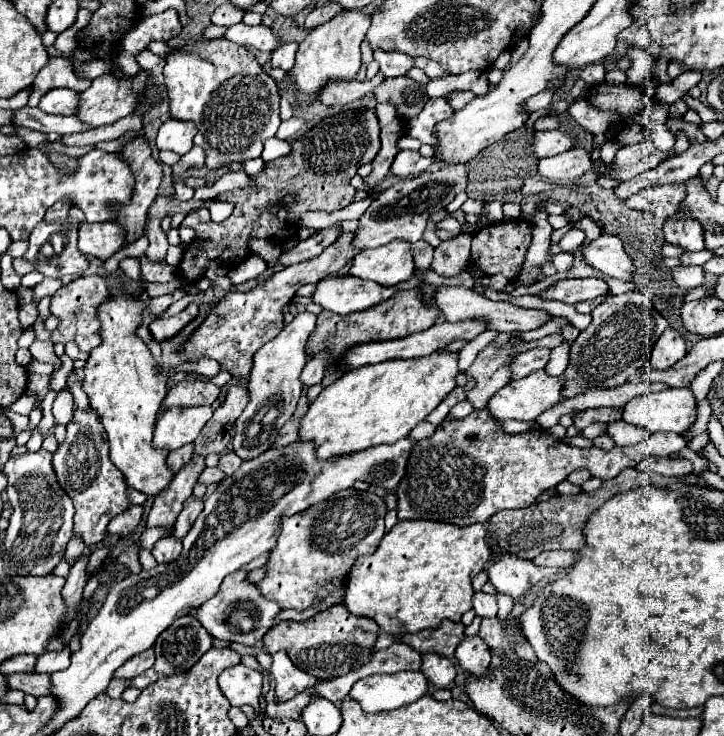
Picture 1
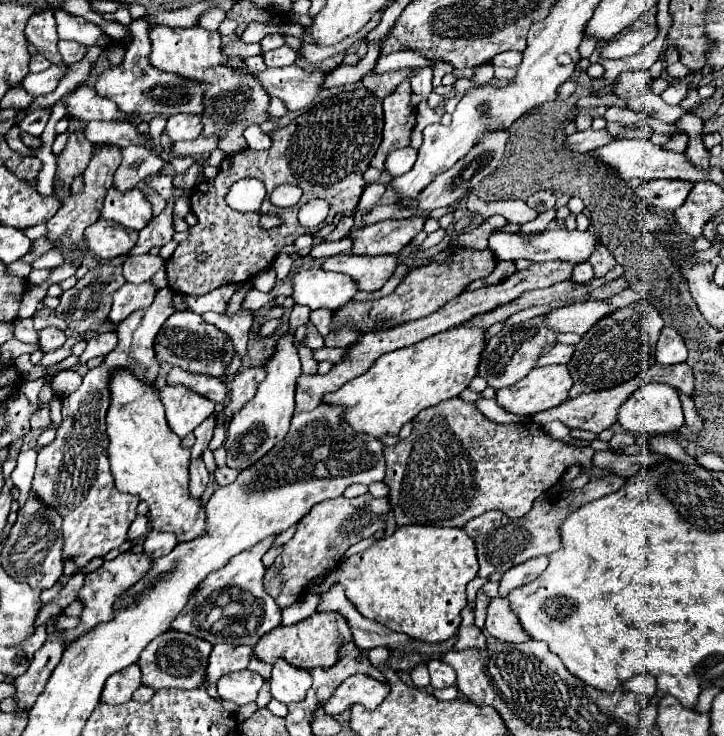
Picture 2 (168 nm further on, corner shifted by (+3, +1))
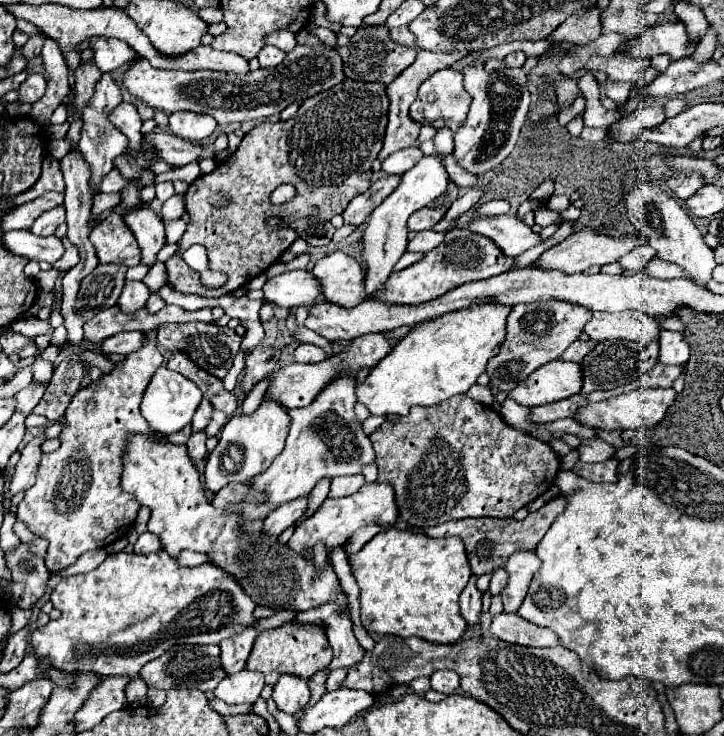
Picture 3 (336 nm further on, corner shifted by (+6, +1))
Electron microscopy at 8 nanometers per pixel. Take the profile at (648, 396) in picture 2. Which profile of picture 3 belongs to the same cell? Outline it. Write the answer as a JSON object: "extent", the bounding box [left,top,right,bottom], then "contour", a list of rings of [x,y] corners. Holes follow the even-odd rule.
{"extent":[577,388,675,430],"contour":[[[637,388],[633,392],[621,394],[621,396],[613,396],[605,402],[597,402],[597,404],[589,404],[585,408],[579,410],[577,414],[577,422],[593,426],[593,428],[601,428],[601,430],[637,430],[637,428],[655,428],[667,414],[667,408],[673,404],[675,400],[675,390],[673,388]]]}

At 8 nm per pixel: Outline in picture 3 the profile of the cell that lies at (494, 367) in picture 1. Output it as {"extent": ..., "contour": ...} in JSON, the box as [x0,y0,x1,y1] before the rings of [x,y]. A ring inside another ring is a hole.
{"extent":[487,300,593,392],"contour":[[[549,300],[541,304],[517,304],[507,318],[507,336],[501,350],[487,364],[487,374],[491,378],[489,386],[495,390],[509,392],[519,382],[523,382],[531,372],[535,372],[545,362],[555,360],[571,342],[579,338],[585,322],[593,312],[583,306],[567,304],[561,300]]]}

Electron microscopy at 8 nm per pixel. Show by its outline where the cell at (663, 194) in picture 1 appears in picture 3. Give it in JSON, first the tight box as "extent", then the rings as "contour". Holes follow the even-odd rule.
{"extent":[665,174,703,200],"contour":[[[675,174],[669,180],[665,180],[665,190],[671,192],[677,200],[687,200],[689,196],[693,196],[701,186],[703,186],[703,178],[697,174]]]}

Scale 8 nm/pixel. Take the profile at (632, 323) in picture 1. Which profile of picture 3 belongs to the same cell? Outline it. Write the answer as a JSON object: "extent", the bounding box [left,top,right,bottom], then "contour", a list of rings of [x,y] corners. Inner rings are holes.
{"extent":[581,340,659,390],"contour":[[[603,340],[597,342],[593,352],[589,352],[589,356],[585,356],[585,360],[581,360],[581,370],[583,370],[583,388],[593,388],[593,390],[609,390],[609,388],[617,388],[623,384],[629,384],[631,380],[641,378],[645,372],[649,372],[655,362],[657,362],[657,354],[659,346],[653,340],[653,344],[649,346],[641,346],[641,344],[633,344],[631,340]]]}

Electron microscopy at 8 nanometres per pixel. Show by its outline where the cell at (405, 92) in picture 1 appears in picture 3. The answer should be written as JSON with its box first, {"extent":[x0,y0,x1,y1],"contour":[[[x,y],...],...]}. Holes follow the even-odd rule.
{"extent":[339,26,415,84],"contour":[[[383,26],[377,28],[361,28],[357,36],[351,38],[351,44],[345,48],[339,48],[341,58],[343,58],[343,70],[347,78],[359,80],[359,82],[381,82],[381,84],[391,84],[393,78],[397,78],[407,66],[413,64],[415,60],[415,50],[413,48],[403,48],[395,42],[391,42],[389,32]]]}

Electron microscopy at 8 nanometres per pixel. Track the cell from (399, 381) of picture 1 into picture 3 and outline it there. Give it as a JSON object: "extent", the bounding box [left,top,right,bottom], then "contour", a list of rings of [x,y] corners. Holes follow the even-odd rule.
{"extent":[357,304,511,416],"contour":[[[483,304],[477,308],[457,310],[449,312],[447,316],[439,316],[437,320],[423,324],[409,332],[391,352],[385,356],[365,378],[365,382],[357,384],[357,402],[365,404],[371,414],[375,416],[407,416],[409,408],[419,406],[435,406],[443,400],[449,400],[455,394],[467,392],[467,388],[473,386],[473,382],[479,378],[479,374],[485,372],[487,360],[493,358],[499,352],[501,342],[505,340],[505,320],[511,312],[511,306],[501,304]]]}

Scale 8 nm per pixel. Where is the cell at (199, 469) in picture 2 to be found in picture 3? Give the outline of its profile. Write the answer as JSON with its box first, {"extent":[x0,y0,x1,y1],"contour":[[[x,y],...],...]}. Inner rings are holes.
{"extent":[187,432,207,464],"contour":[[[193,432],[191,438],[187,440],[187,450],[189,450],[189,458],[193,460],[193,464],[197,464],[199,460],[203,460],[207,456],[207,448],[205,448],[205,432]]]}

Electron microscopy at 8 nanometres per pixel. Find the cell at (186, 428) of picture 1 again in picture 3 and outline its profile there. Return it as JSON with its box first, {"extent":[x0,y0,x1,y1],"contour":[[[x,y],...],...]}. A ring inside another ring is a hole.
{"extent":[141,366,203,436],"contour":[[[161,366],[145,390],[145,396],[141,402],[141,414],[145,416],[145,420],[149,422],[149,426],[155,432],[169,436],[173,432],[179,432],[187,424],[191,424],[191,418],[193,418],[201,400],[203,400],[201,390],[191,380],[187,380],[185,376]]]}

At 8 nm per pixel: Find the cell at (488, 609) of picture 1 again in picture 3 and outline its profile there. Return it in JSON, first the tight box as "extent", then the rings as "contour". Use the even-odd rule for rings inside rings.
{"extent":[491,612,559,646],"contour":[[[501,612],[493,616],[491,634],[503,642],[521,644],[521,646],[557,646],[559,644],[557,636],[551,630],[539,628],[523,620],[521,616],[517,616],[515,612]]]}

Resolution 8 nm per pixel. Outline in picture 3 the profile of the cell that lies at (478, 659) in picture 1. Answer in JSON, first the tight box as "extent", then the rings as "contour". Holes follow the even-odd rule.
{"extent":[459,576,481,626],"contour":[[[471,576],[469,584],[465,586],[465,590],[459,596],[459,608],[461,608],[461,616],[465,618],[465,622],[469,626],[479,626],[479,614],[481,614],[481,592],[475,586],[477,576]]]}

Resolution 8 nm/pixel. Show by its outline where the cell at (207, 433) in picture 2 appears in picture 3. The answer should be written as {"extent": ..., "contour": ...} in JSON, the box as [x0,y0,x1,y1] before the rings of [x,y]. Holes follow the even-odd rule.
{"extent":[191,398,213,432],"contour":[[[203,398],[197,412],[195,412],[195,416],[193,416],[193,422],[191,422],[193,432],[203,432],[207,428],[207,424],[211,420],[211,412],[213,412],[213,406],[209,404],[209,400]]]}

